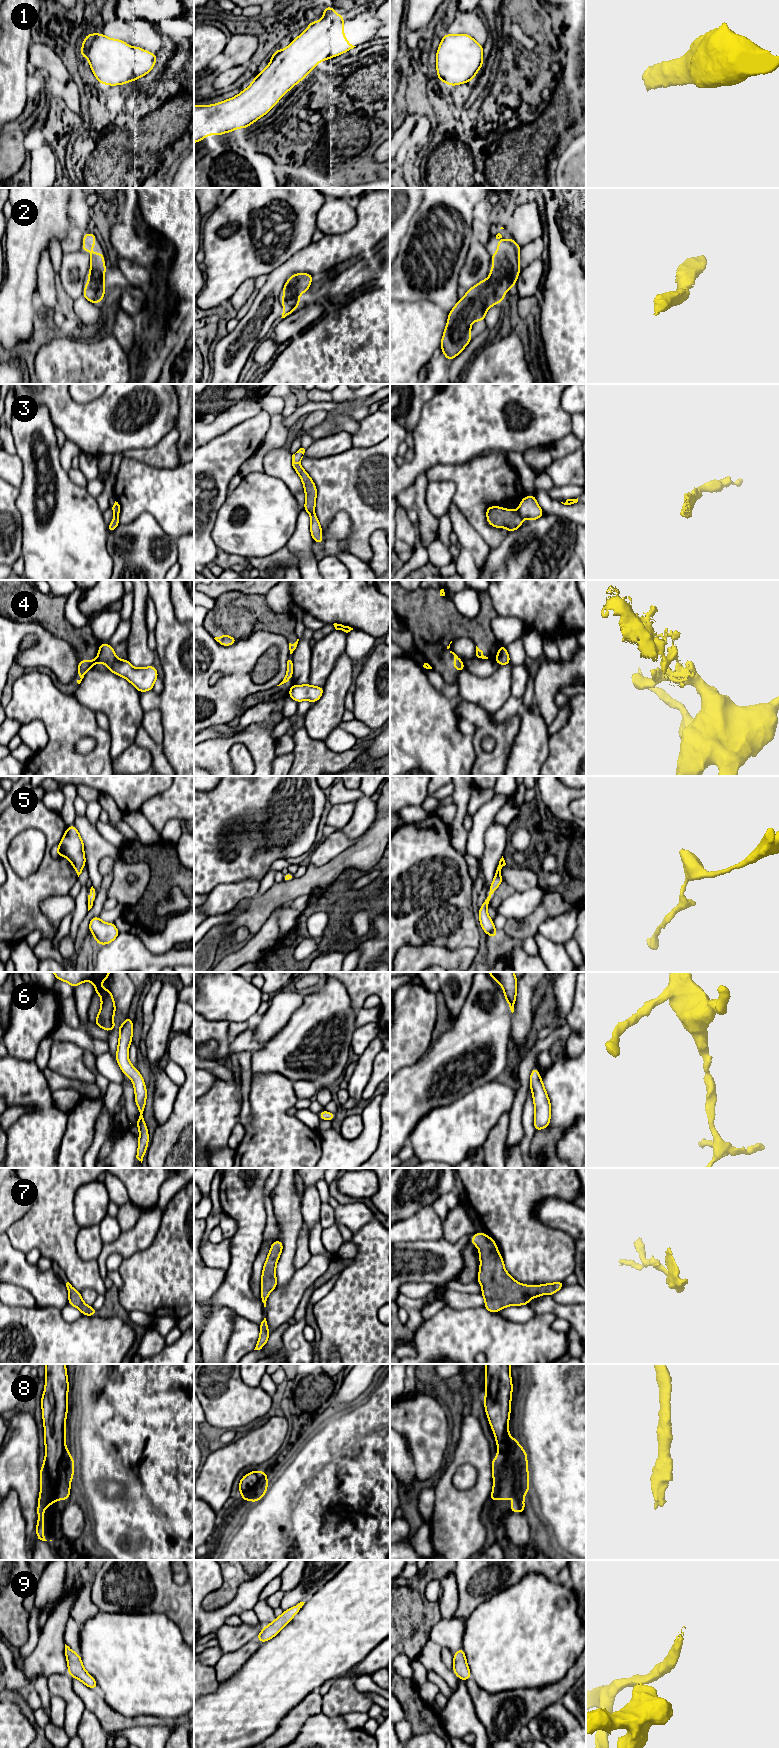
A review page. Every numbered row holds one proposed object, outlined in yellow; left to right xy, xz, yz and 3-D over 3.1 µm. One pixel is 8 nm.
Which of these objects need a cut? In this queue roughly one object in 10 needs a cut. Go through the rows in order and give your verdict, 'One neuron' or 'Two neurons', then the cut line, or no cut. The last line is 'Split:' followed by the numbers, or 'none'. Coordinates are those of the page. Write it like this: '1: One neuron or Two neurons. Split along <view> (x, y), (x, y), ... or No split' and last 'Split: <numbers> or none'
1: One neuron. No split
2: One neuron. No split
3: Two neurons. Split along yz (516, 511), (522, 517)
4: Two neurons. Split along xy (95, 659), (96, 662)
5: One neuron. No split
6: One neuron. No split
7: One neuron. No split
8: One neuron. No split
9: One neuron. No split
Split: 3, 4

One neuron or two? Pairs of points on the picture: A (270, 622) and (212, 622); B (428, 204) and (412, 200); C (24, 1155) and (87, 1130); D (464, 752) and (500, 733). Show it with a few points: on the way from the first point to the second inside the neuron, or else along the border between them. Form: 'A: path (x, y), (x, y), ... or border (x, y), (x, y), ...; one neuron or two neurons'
A: path (256, 622), (226, 622); one neuron
B: border (423, 198), (419, 208), (409, 222); two neurons
C: border (68, 1117), (66, 1130), (57, 1157); two neurons
D: border (471, 736), (475, 752), (475, 762), (473, 765); two neurons

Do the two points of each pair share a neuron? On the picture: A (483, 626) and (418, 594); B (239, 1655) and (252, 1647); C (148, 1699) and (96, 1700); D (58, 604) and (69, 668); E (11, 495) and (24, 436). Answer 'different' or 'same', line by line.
A: same
B: same
C: different
D: different
E: different

